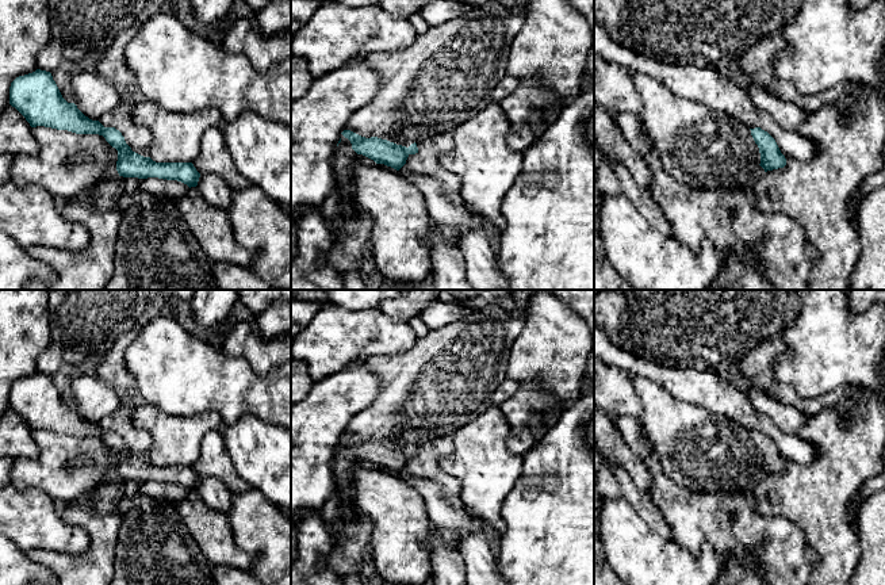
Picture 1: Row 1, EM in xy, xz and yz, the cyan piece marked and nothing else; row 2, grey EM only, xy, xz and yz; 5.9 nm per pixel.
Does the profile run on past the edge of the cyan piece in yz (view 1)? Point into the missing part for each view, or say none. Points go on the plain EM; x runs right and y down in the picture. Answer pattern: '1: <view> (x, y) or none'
1: none

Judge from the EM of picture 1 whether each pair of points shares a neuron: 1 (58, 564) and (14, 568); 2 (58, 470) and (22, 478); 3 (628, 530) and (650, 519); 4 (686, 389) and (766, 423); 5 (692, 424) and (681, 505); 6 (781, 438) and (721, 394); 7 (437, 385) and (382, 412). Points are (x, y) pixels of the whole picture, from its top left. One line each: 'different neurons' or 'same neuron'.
1: different neurons
2: same neuron
3: different neurons
4: same neuron
5: different neurons
6: same neuron
7: same neuron

